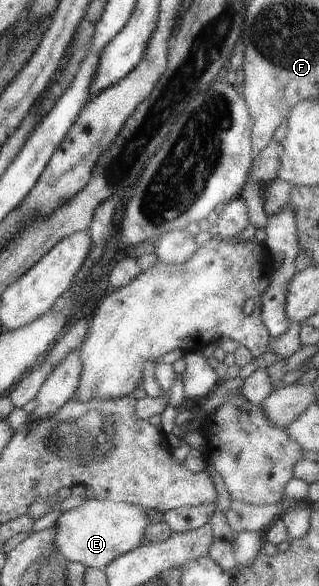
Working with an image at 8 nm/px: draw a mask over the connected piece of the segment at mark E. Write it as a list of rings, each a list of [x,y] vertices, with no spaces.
[[[86,499],[83,504],[59,515],[52,544],[67,561],[103,570],[110,561],[143,543],[144,531],[153,523],[144,511],[125,502]]]

